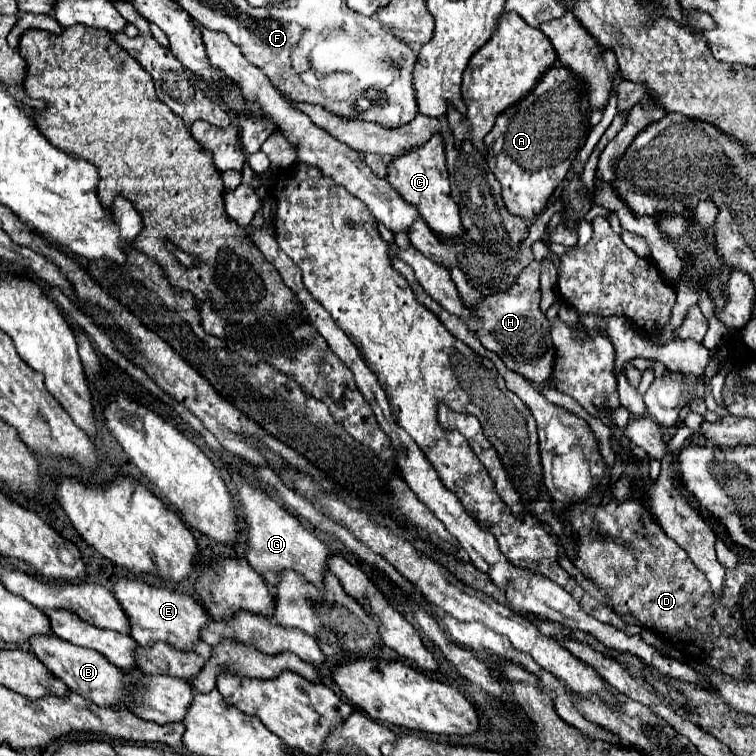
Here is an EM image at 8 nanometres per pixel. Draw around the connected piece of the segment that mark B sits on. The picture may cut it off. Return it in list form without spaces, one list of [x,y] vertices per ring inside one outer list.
[[[42,634],[42,636],[32,636],[28,640],[30,652],[50,668],[50,672],[60,678],[72,692],[78,692],[84,698],[90,698],[98,706],[114,706],[118,710],[128,710],[124,704],[128,700],[128,690],[126,690],[126,676],[122,676],[122,670],[118,670],[114,664],[110,664],[100,652],[94,652],[90,648],[74,646],[54,634]]]

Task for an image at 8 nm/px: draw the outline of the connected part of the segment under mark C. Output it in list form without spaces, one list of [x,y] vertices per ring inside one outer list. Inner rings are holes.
[[[436,134],[426,144],[422,144],[418,150],[392,160],[388,164],[386,180],[392,184],[392,188],[398,188],[398,194],[408,204],[414,204],[418,208],[420,216],[434,230],[436,236],[440,236],[442,240],[452,240],[452,238],[460,238],[464,234],[458,204],[450,196],[450,182],[448,182],[442,136]]]

